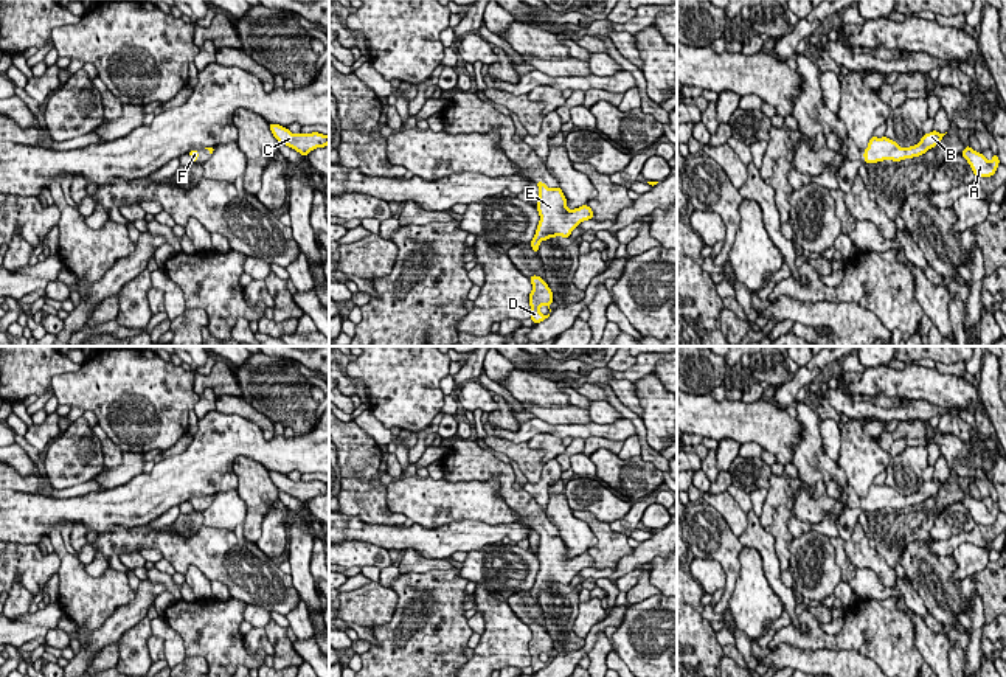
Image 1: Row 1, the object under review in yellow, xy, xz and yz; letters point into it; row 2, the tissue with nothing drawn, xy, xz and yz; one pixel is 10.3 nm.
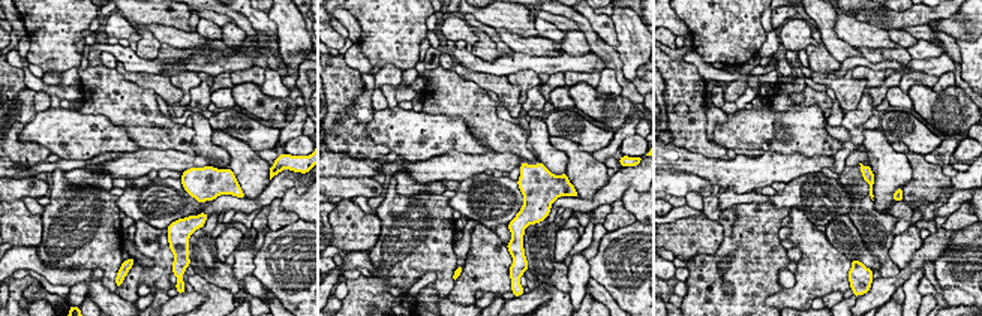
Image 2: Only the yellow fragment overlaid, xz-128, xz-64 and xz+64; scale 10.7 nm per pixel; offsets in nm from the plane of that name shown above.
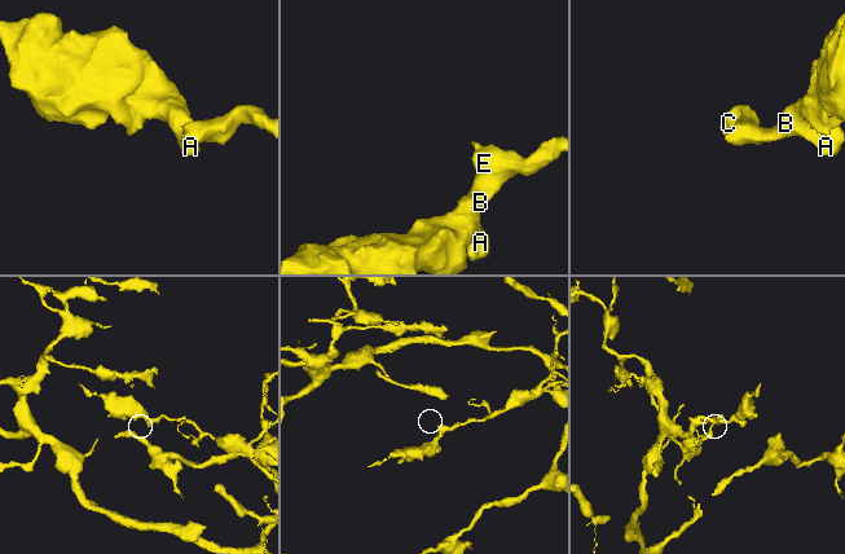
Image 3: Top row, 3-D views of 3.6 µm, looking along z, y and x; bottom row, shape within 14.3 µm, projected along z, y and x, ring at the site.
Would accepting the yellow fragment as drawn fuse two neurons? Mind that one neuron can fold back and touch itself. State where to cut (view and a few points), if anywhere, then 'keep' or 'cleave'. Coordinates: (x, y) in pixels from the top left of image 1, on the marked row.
no cut | keep

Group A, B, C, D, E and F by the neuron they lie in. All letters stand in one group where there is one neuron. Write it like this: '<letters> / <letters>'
A B C D E F

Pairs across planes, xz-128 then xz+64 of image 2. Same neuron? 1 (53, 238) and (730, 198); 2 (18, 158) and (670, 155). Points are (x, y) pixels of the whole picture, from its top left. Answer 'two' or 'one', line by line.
1: two
2: two

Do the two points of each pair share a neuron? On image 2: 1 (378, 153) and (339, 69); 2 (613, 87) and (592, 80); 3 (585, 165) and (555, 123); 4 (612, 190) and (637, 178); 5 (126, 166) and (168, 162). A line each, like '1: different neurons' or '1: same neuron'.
1: same neuron
2: different neurons
3: different neurons
4: same neuron
5: same neuron

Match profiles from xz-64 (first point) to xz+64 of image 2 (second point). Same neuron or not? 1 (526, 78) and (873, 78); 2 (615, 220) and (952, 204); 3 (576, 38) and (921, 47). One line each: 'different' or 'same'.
1: same
2: different
3: same

